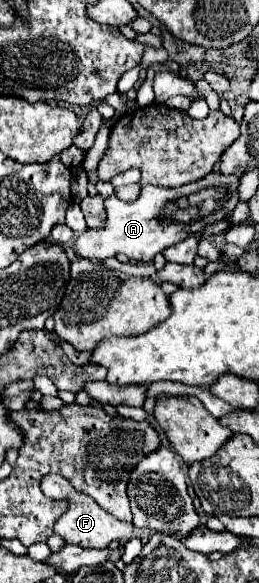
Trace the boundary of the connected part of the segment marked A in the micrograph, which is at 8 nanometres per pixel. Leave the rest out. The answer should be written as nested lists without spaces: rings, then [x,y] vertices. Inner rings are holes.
[[[208,174],[206,178],[202,178],[200,182],[192,182],[180,188],[160,188],[160,186],[142,186],[140,196],[134,202],[124,202],[116,196],[110,196],[104,200],[104,210],[106,210],[106,222],[102,228],[98,230],[86,230],[82,232],[76,242],[74,242],[74,252],[80,258],[88,258],[94,262],[102,262],[106,258],[124,254],[128,256],[130,262],[152,262],[154,256],[166,248],[170,248],[172,244],[178,244],[182,240],[186,240],[188,236],[196,234],[204,224],[202,222],[194,222],[192,224],[176,224],[176,222],[164,222],[158,220],[160,210],[168,204],[174,202],[180,196],[190,196],[194,192],[200,192],[202,188],[210,188],[210,186],[224,186],[228,192],[236,192],[238,188],[238,178],[236,176],[222,176],[222,174]]]

